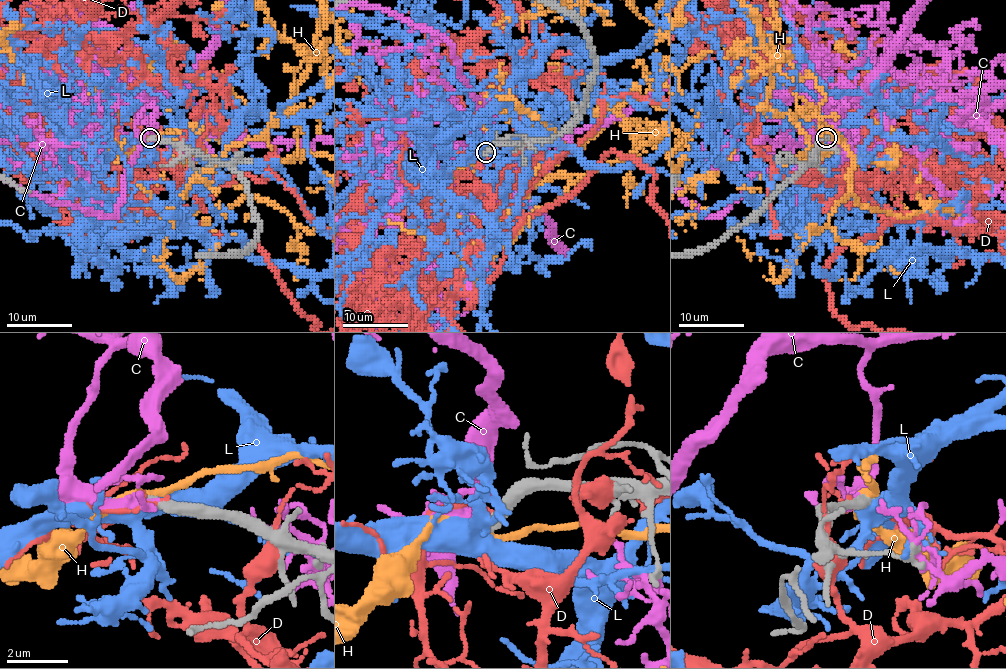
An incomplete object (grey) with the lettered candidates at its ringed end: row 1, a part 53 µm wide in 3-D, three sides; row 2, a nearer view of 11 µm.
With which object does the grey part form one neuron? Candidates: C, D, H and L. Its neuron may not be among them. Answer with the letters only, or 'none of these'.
none of these

